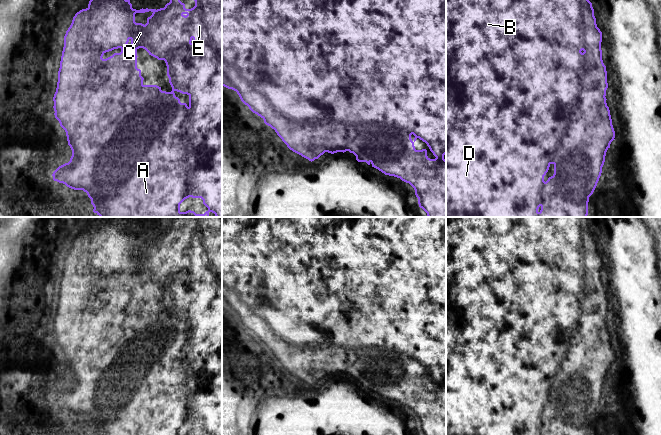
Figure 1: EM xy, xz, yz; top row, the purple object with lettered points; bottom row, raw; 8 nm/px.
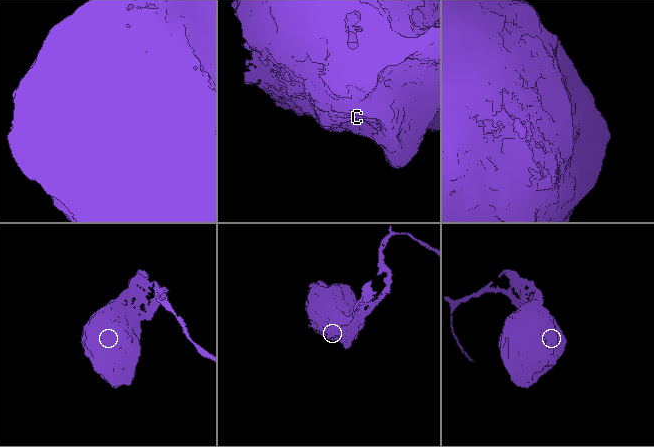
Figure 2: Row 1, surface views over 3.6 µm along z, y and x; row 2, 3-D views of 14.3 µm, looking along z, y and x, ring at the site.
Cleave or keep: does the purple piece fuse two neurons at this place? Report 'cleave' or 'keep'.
keep

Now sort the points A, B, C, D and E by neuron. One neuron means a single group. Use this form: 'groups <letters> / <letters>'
groups A B C D E

